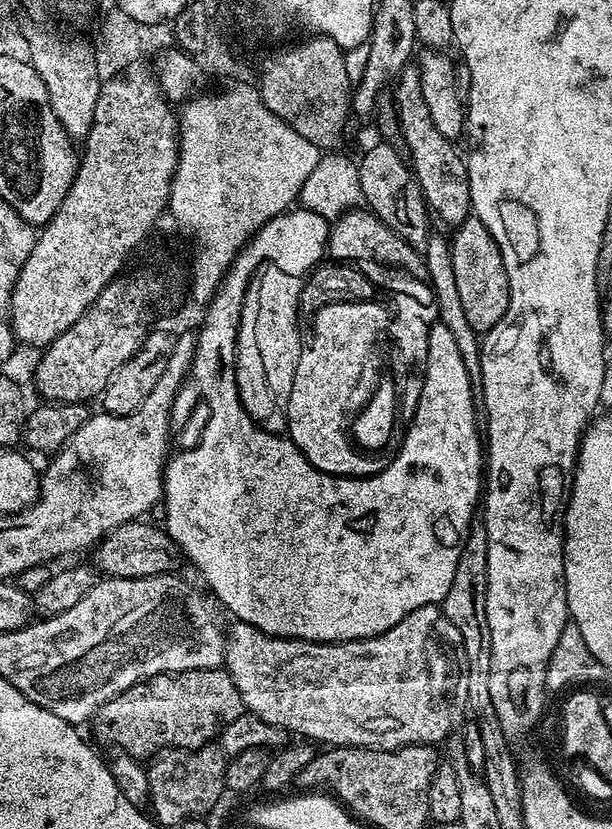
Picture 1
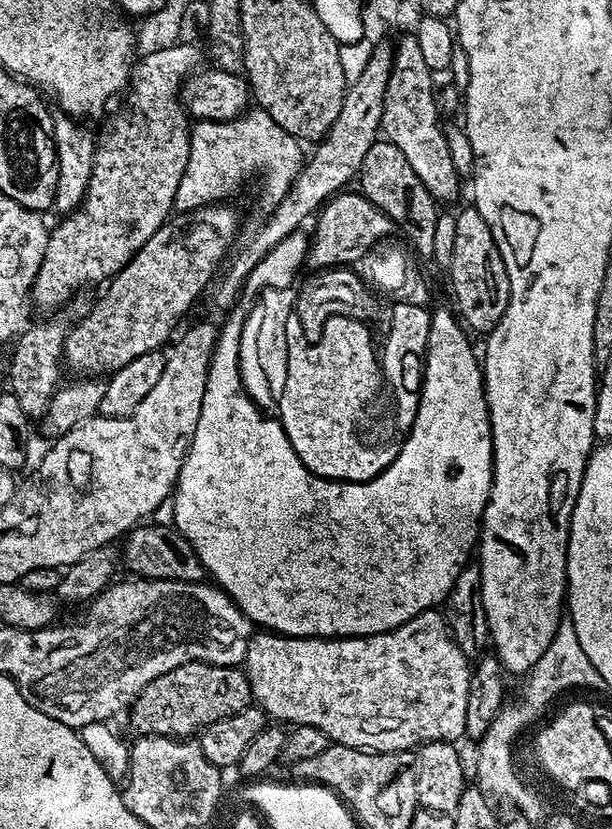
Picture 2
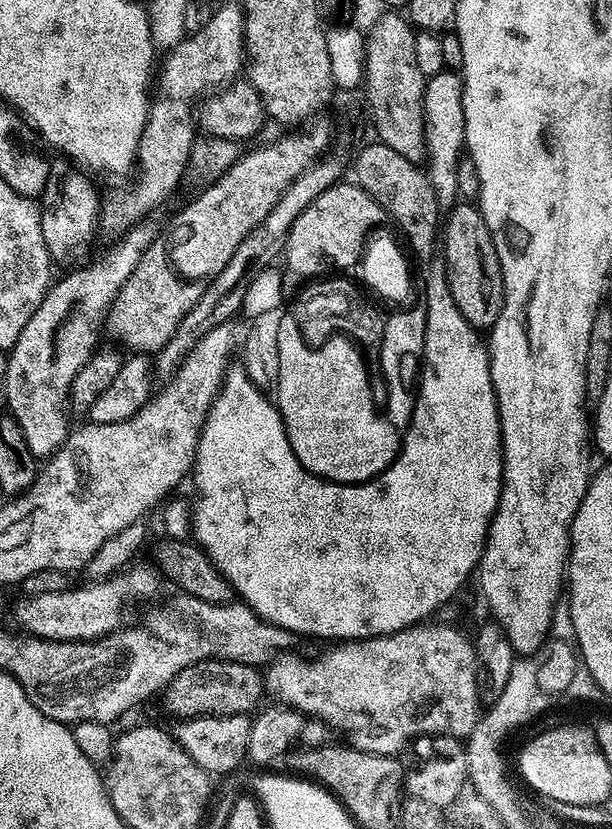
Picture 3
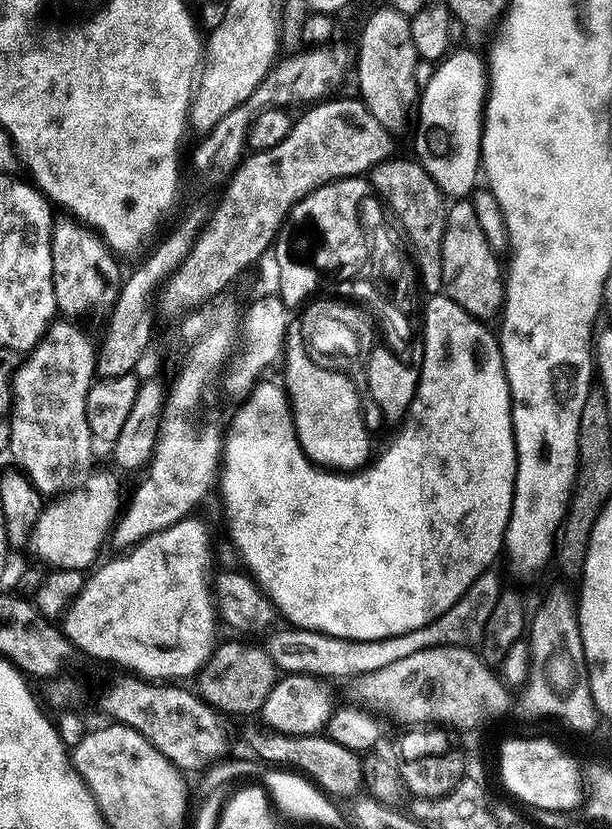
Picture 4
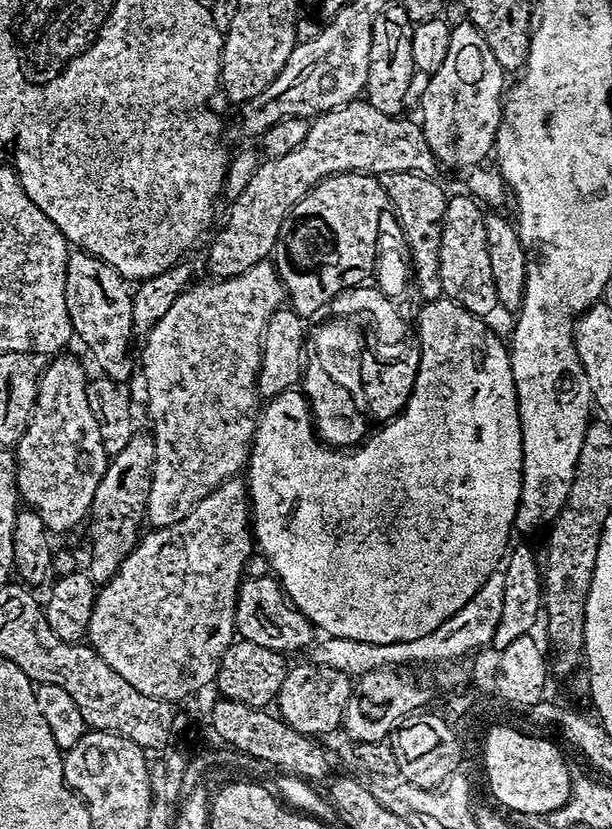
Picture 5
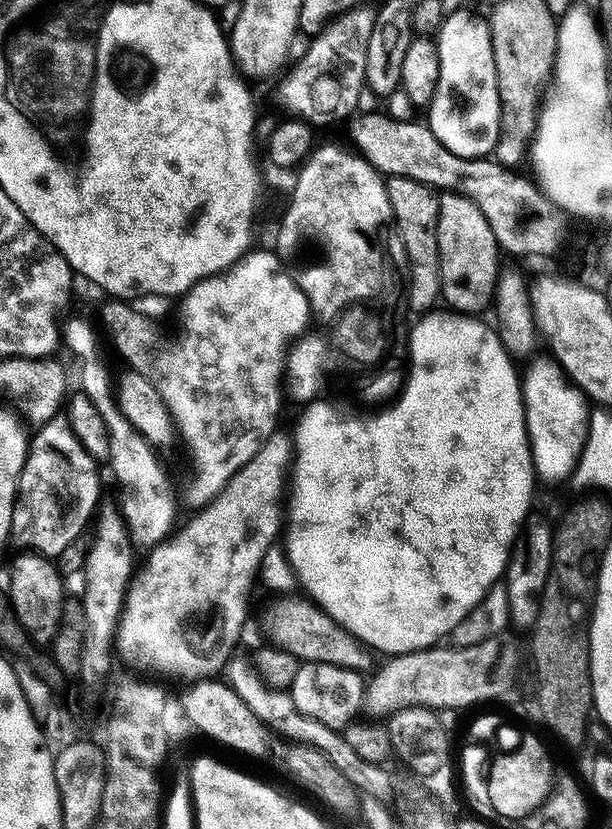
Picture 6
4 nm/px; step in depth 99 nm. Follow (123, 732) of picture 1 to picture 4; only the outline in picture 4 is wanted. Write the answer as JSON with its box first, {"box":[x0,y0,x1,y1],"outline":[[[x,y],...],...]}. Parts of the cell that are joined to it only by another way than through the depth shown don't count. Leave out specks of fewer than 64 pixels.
{"box":[195,640,278,716],"outline":[[[232,640],[229,644],[217,643],[212,656],[201,666],[195,677],[195,691],[201,700],[221,714],[248,716],[259,713],[266,702],[266,694],[274,687],[278,679],[276,663],[270,658],[267,647],[256,644],[239,644]]]}

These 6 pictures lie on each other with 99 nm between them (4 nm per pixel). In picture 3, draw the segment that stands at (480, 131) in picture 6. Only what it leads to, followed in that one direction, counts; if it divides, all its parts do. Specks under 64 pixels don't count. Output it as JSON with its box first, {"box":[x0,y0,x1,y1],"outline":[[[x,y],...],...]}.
{"box":[424,70,466,210],"outline":[[[445,70],[436,76],[427,77],[424,86],[424,151],[428,180],[434,186],[434,194],[440,200],[441,209],[447,210],[460,195],[458,166],[466,152],[464,81],[455,71]]]}

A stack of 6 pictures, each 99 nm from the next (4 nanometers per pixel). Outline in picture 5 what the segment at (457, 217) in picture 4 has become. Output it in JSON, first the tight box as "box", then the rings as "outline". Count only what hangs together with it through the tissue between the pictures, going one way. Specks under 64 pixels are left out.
{"box":[438,195,497,318],"outline":[[[449,195],[444,229],[442,230],[442,250],[438,258],[438,274],[442,282],[442,293],[455,304],[461,304],[467,312],[481,318],[488,318],[492,311],[497,311],[496,291],[494,290],[494,274],[490,274],[490,253],[486,251],[486,215],[485,209],[471,195]]]}

